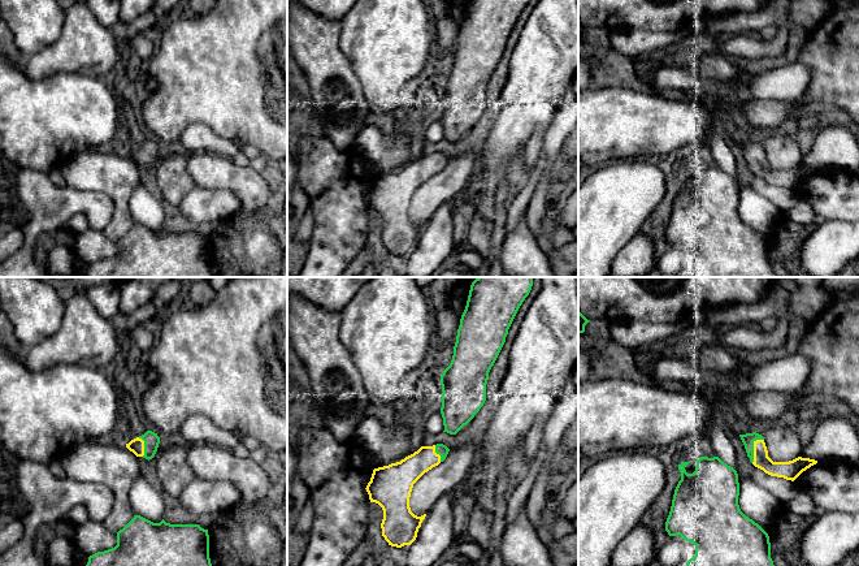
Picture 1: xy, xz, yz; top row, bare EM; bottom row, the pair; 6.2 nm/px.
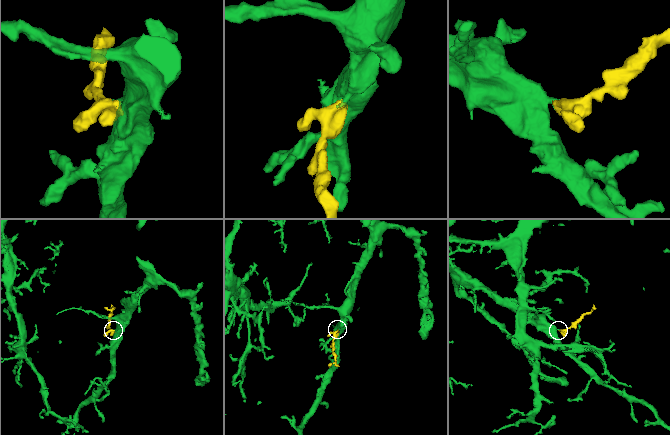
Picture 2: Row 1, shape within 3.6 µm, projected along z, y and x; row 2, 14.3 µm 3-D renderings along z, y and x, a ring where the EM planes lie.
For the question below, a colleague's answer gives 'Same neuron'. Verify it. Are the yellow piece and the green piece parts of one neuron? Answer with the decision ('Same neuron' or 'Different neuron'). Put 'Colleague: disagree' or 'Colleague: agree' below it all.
Same neuron
Colleague: agree

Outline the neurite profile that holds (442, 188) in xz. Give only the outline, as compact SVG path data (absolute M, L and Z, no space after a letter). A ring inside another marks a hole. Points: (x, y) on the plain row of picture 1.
M473 152L457 154L448 160L443 170L425 181L413 193L411 220L417 225L428 222L443 203L451 203L470 182L477 157Z

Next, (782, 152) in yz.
M777 133L765 134L763 138L768 165L773 170L789 170L801 165L804 154L797 139Z

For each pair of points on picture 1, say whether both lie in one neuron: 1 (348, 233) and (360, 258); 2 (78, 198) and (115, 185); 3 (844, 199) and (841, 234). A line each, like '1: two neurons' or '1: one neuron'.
1: two neurons
2: two neurons
3: two neurons

